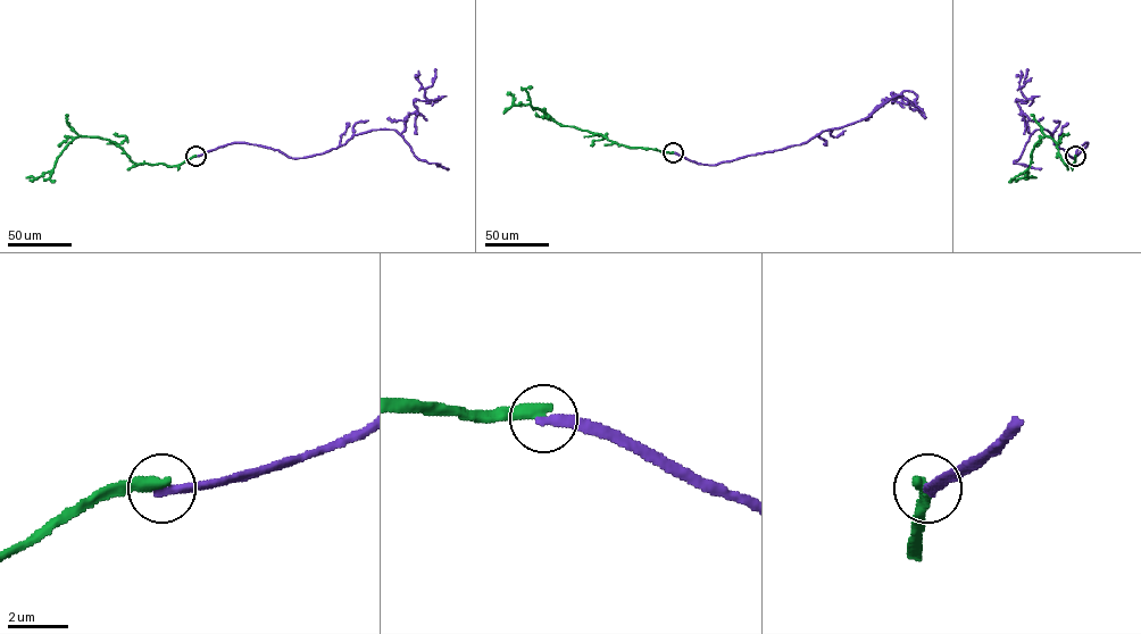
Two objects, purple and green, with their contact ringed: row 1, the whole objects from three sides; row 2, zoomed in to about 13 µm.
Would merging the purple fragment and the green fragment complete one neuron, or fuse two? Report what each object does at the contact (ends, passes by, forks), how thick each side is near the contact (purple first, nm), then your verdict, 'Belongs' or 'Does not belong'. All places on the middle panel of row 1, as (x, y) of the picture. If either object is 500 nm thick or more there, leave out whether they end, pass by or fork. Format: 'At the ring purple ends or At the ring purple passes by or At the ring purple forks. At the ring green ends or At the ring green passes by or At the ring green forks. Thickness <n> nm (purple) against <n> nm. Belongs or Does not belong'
At the ring purple ends. At the ring green ends. Thickness 300 nm (purple) against 440 nm. Does not belong

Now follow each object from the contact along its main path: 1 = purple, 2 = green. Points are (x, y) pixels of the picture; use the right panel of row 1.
1: (1075, 156), (1088, 142), (1074, 158), (1047, 130), (1027, 131), (1016, 100), (1026, 101), (1021, 89), (1027, 69)
2: (1075, 156), (1072, 166), (1065, 164), (1057, 143), (1044, 136), (1034, 147), (1027, 177), (1017, 181)

